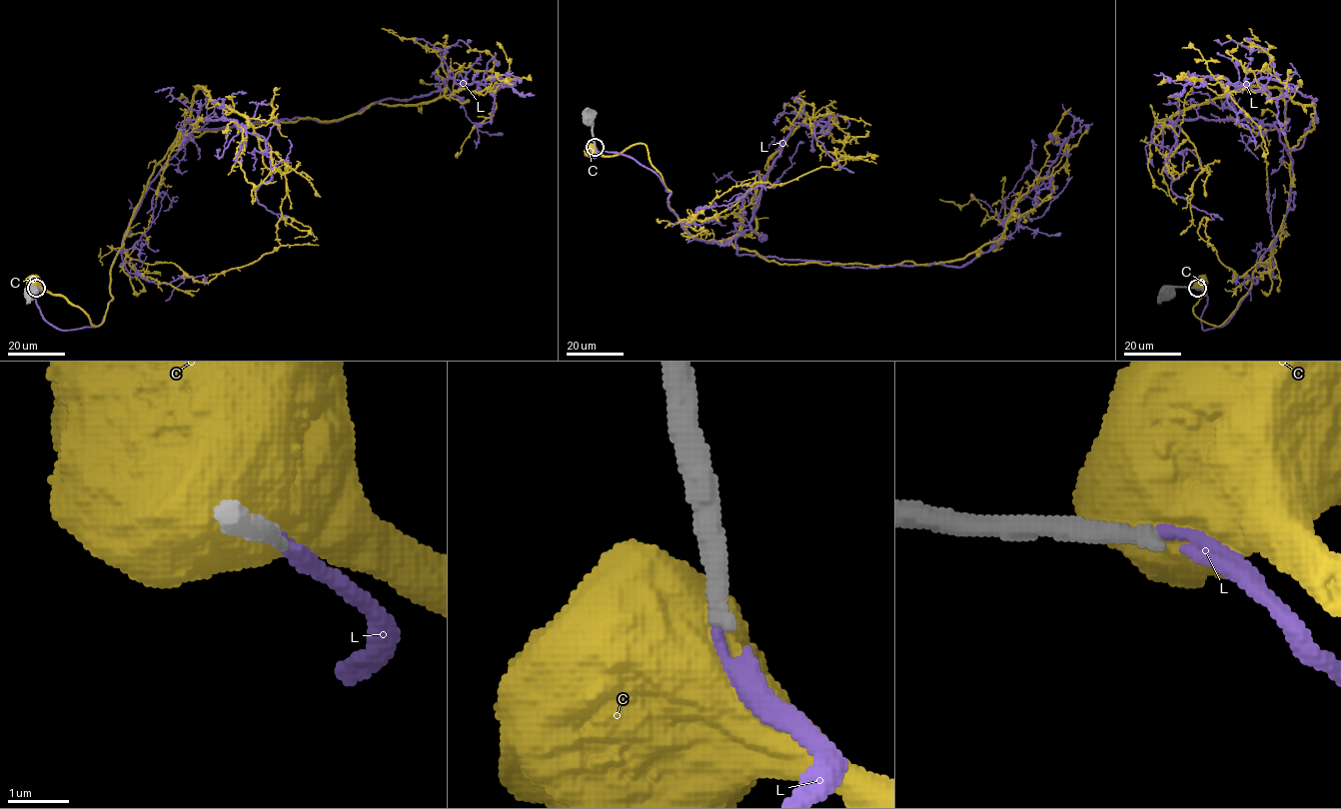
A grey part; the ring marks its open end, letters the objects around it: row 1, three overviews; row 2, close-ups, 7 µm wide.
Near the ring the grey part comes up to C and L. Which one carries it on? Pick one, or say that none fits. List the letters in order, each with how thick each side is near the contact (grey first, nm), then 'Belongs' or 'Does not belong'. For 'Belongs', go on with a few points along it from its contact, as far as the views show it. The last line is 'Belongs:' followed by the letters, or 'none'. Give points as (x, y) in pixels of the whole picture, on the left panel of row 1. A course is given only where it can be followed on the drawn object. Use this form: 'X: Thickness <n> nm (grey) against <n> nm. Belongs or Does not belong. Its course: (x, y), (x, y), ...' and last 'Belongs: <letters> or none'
C: Thickness 360 nm (grey) against 1100 nm. Does not belong
L: Thickness 300 nm (grey) against 180 nm. Belongs. Its course: (36, 288), (59, 329), (102, 322), (148, 185), (196, 130), (342, 120), (446, 79), (515, 83), (505, 74)
Belongs: L

